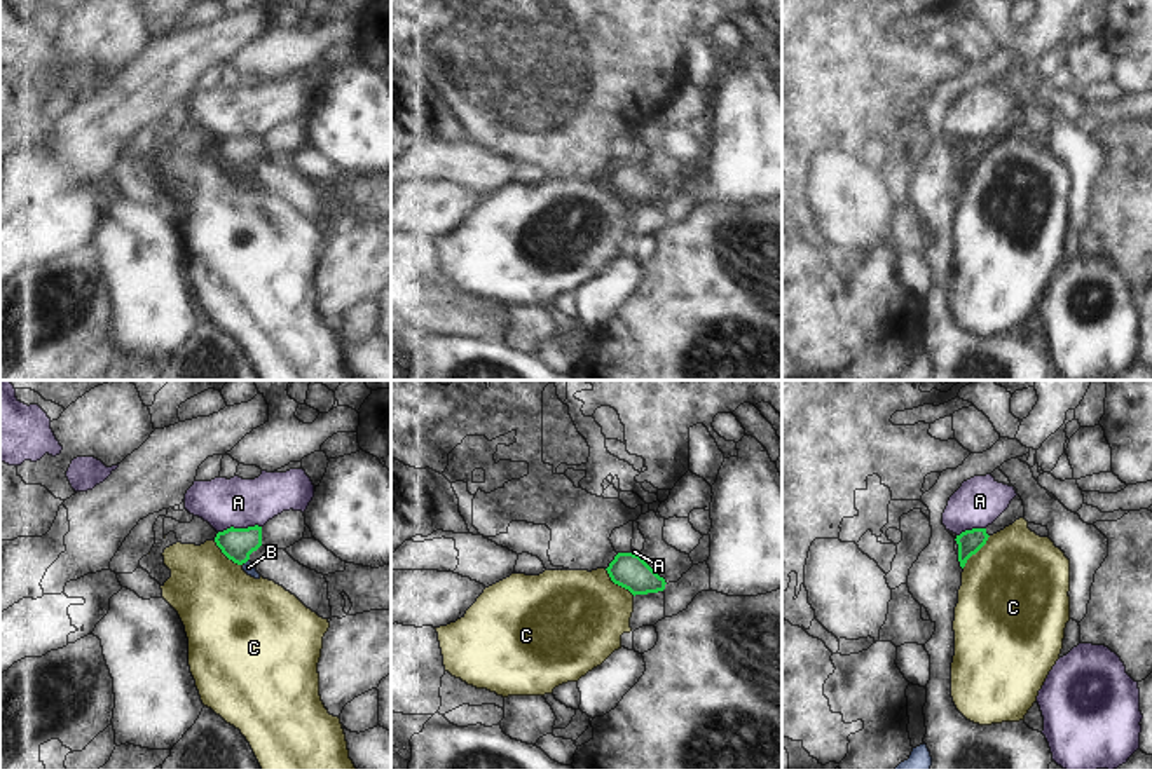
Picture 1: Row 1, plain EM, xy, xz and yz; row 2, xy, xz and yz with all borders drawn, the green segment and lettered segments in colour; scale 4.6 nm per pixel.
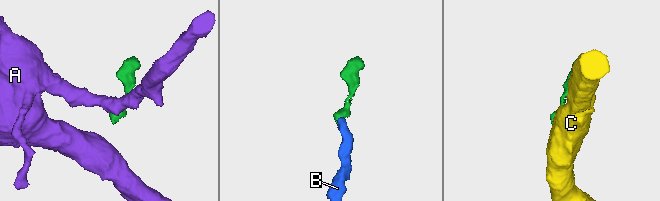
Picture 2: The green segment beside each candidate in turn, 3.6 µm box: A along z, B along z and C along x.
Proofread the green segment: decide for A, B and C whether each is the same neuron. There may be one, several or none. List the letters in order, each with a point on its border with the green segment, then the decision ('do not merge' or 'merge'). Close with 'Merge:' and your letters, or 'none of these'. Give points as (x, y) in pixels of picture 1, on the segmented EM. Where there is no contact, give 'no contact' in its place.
A: meets green in xy at (240, 529); do not merge
B: meets green in xy at (246, 560); merge
C: meets green in xz at (618, 585); do not merge
Merge: B

